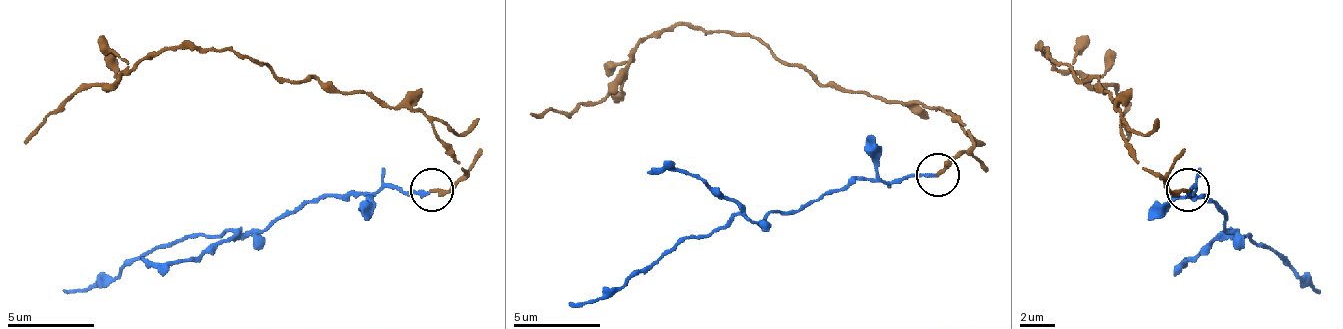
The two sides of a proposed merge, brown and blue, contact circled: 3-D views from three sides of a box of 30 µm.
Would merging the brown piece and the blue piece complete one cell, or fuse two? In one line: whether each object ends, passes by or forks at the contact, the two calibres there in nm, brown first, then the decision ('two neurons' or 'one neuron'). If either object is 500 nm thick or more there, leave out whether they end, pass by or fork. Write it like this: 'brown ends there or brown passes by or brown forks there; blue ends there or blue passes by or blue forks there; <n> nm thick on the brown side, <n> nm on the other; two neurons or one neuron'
brown ends there; blue ends there; 240 nm thick on the brown side, 240 nm on the other; two neurons

